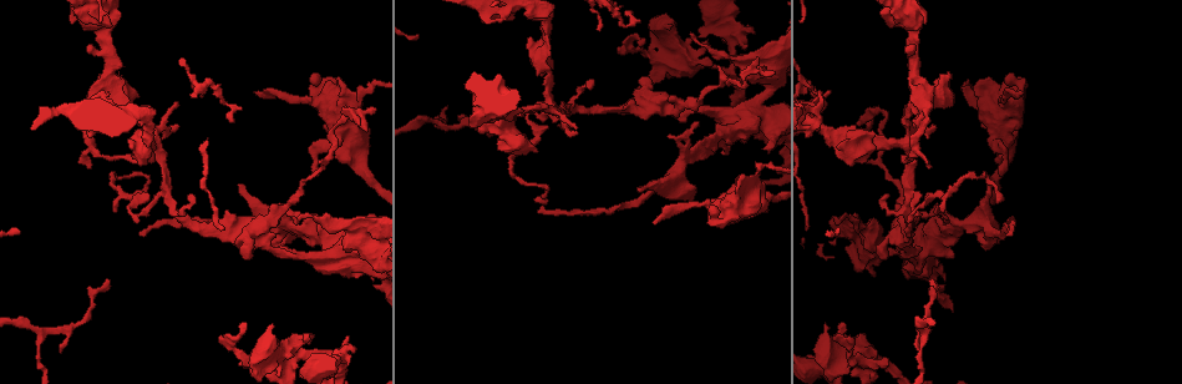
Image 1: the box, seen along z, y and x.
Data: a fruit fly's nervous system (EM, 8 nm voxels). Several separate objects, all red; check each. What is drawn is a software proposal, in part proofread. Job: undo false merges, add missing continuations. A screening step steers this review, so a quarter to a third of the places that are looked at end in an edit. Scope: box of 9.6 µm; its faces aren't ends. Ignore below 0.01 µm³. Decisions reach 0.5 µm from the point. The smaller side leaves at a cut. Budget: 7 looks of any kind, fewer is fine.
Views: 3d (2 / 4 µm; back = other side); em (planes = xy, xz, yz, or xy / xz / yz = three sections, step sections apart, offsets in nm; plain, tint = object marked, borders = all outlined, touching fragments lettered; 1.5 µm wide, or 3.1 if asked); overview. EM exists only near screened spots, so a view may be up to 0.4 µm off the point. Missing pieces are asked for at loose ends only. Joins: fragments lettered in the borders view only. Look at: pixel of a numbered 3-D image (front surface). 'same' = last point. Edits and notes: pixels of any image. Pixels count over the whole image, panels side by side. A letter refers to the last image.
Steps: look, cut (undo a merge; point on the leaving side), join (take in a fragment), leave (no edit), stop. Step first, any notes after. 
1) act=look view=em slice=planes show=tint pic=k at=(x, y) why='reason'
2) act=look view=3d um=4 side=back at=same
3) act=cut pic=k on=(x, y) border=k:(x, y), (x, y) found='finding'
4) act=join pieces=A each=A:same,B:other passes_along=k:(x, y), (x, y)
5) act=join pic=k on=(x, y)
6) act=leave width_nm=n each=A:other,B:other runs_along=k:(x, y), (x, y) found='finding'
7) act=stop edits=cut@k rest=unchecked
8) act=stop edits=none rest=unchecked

act=look view=em slice=yz step=8 show=tint pic=1 at=(651, 222) why='an open end'

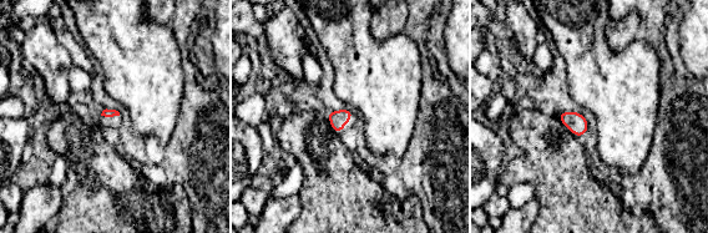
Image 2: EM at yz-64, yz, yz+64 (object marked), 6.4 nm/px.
act=look view=em slice=xy step=8 show=borders at=same why='cut it another way'

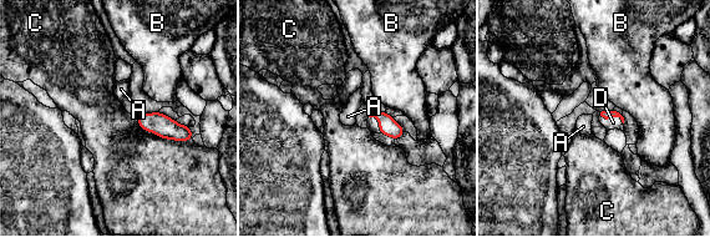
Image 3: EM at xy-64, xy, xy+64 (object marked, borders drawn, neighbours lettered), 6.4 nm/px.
act=join pieces=D each=A:other,B:other,C:other,D:same passes_along=3:(607, 115), (613, 116), (613, 122) found='it goes on there'

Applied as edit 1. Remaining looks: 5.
act=look view=overview why='see it whole again'

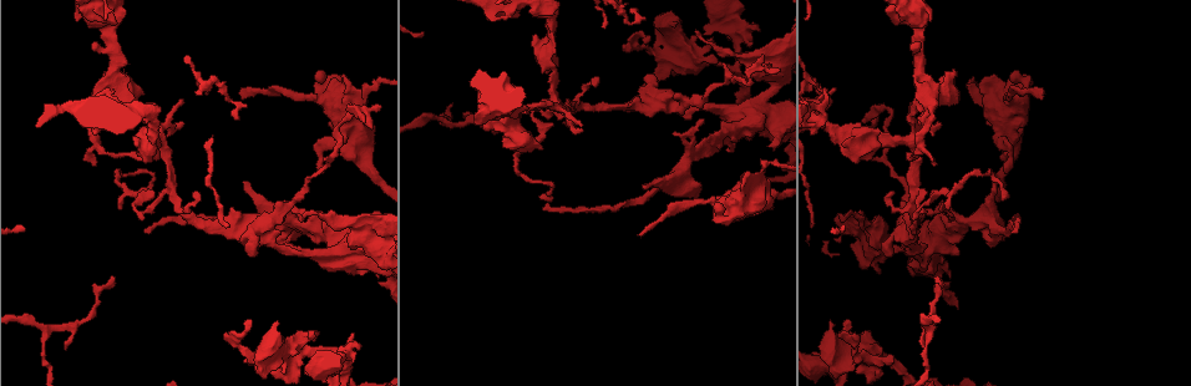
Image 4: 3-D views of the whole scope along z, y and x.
act=look view=em slice=xy step=8 show=tint pic=4 at=(331, 143) why='sudden change in width'

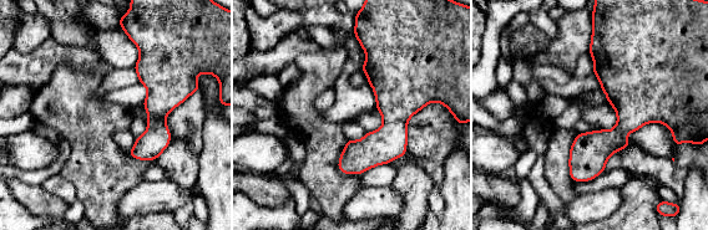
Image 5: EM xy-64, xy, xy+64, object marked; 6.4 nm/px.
act=look view=em slice=planes show=borders at=same

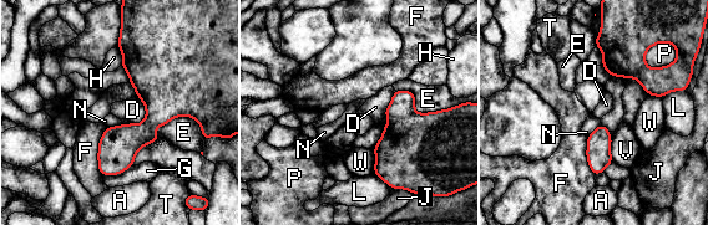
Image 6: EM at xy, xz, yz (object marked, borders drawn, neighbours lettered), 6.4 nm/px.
act=leave each=A:other,D:other,E:other,F:other,G:other,H:other,J:other,L:other,N:other,P:other,T:other,V:other,W:other border=6:(106, 127), (97, 154), (102, 175) found='continuous, no second neuron'

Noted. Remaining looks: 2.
act=stop edits=join@3 rest=unchecked

